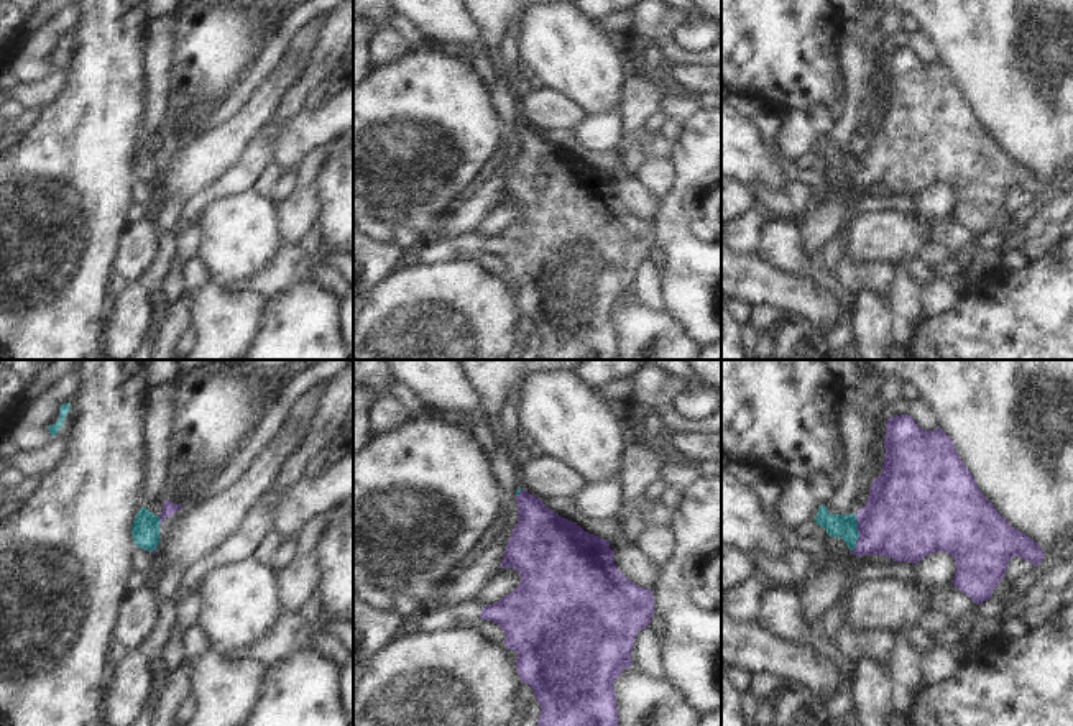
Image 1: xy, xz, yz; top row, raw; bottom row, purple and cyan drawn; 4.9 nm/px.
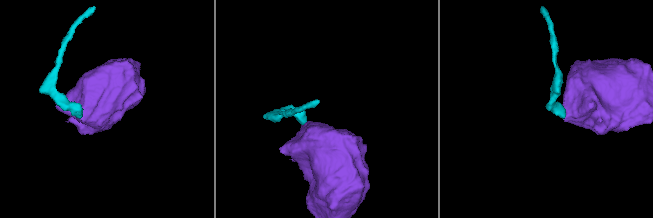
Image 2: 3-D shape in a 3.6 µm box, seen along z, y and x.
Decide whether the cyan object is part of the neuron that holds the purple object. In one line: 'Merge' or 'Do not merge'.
Merge.

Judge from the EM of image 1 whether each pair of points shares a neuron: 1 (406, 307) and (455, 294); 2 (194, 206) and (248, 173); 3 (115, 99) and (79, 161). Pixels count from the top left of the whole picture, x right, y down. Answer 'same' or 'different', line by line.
1: same
2: same
3: same

